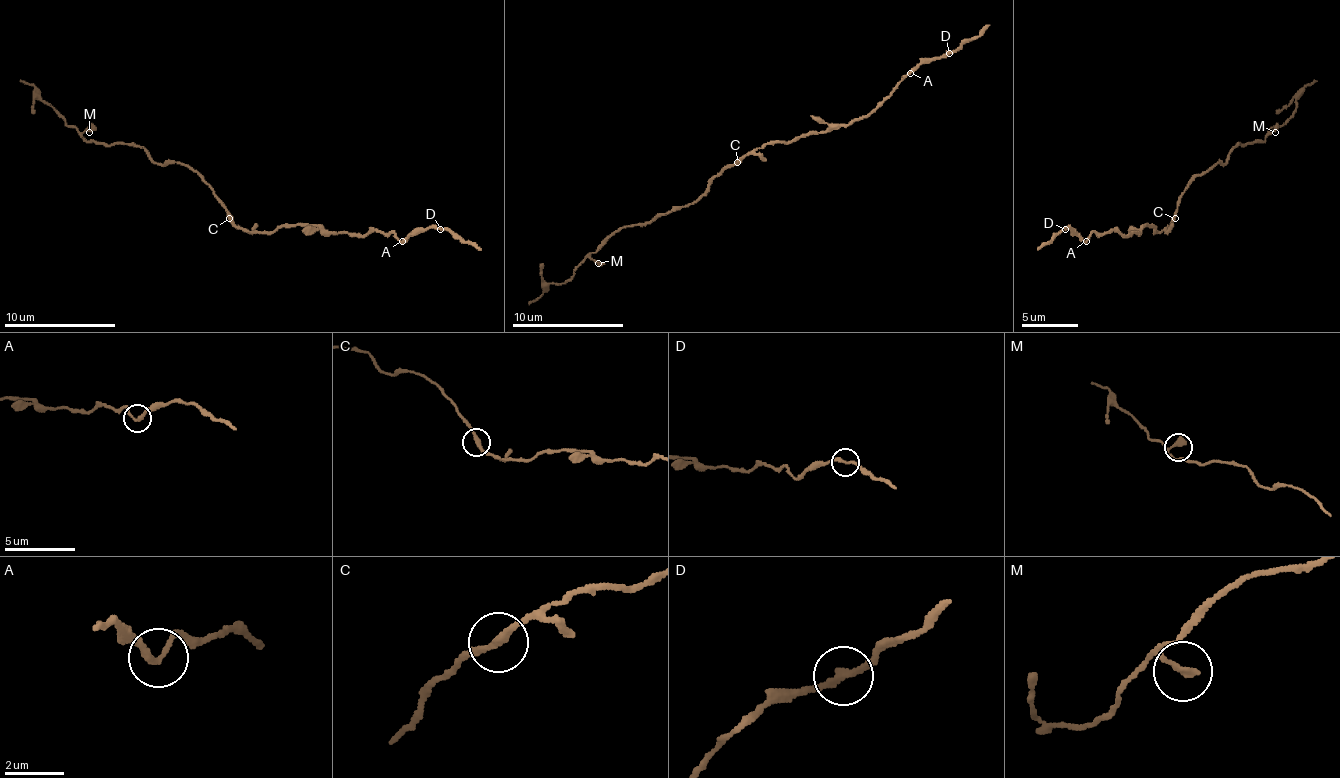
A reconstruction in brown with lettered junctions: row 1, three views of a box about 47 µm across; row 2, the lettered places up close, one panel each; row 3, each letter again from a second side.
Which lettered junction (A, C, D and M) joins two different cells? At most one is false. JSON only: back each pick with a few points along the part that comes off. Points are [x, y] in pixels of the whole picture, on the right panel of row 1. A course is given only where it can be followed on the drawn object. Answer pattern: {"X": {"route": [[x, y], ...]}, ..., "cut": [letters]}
{"cut": []}

